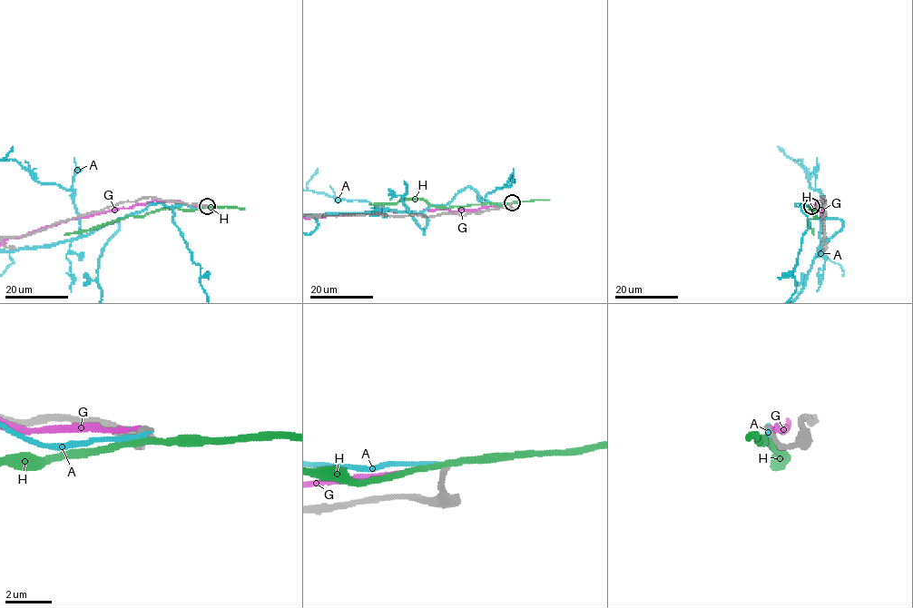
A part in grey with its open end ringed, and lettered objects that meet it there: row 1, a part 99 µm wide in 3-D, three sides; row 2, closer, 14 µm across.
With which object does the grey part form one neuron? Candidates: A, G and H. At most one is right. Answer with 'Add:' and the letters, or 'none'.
Add: none

